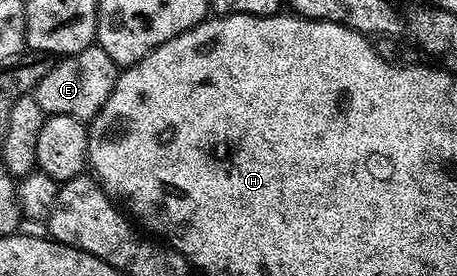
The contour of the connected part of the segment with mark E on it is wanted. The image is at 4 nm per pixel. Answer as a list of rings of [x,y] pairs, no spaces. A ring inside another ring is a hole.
[[[92,46],[52,63],[48,74],[36,83],[33,95],[47,116],[72,116],[90,122],[103,111],[109,94],[113,94],[120,71],[120,65],[115,64],[103,48]]]

